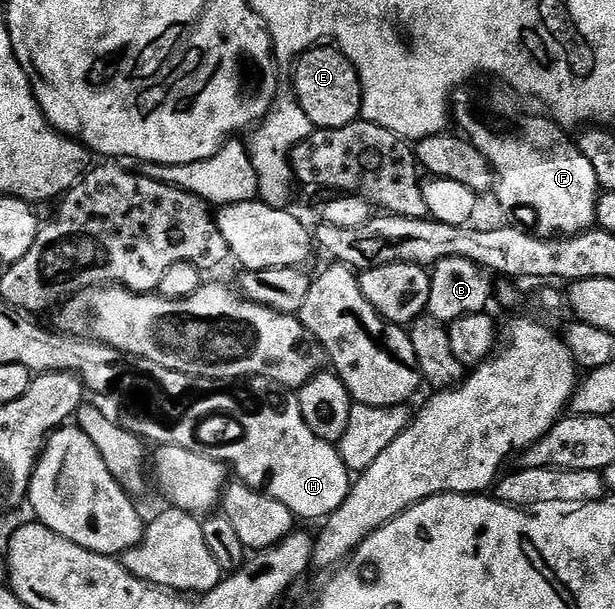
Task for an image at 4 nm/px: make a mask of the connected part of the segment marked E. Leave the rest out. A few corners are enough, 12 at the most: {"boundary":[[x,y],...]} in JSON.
{"boundary":[[336,46],[296,60],[295,102],[317,129],[362,118],[361,78]]}

